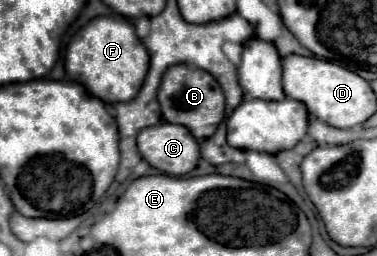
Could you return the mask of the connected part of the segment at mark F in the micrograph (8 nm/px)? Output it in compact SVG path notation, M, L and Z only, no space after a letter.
M99 16L83 26L69 42L65 54L67 80L79 82L89 96L105 104L129 102L137 96L149 68L149 54L135 34L135 28L121 16Z

